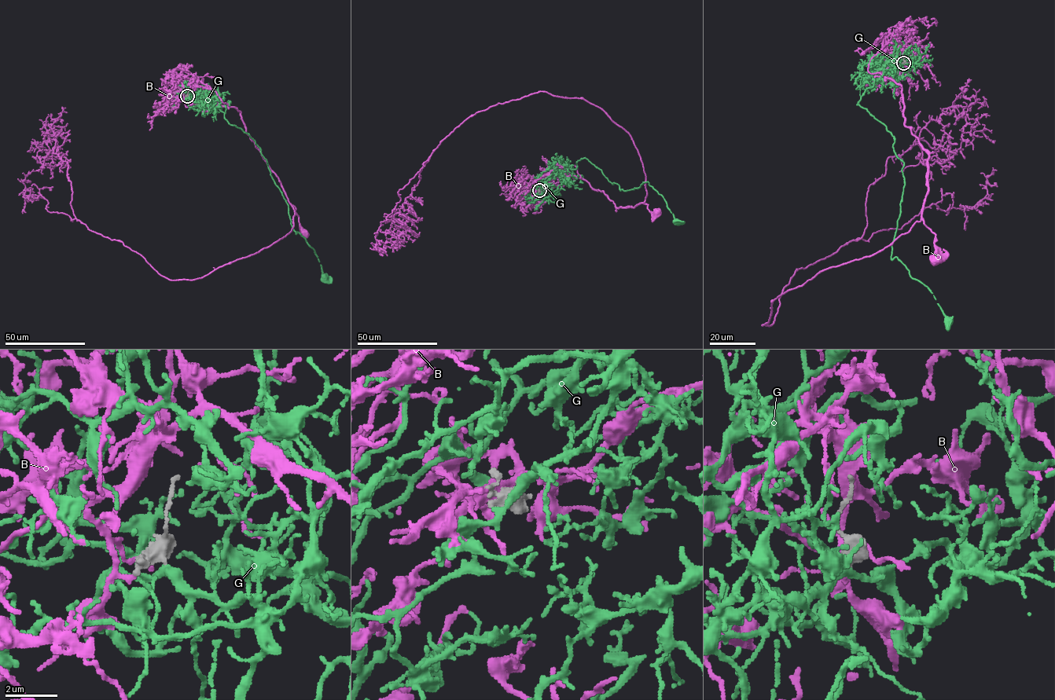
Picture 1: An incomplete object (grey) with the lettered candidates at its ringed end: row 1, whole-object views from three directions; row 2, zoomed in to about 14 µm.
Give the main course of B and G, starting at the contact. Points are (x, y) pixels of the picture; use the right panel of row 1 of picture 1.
B: (903, 64), (902, 50), (883, 76), (902, 87), (904, 124), (928, 155), (921, 219), (935, 234), (935, 261)
G: (903, 63), (874, 65), (858, 104), (904, 163), (891, 258), (947, 321)

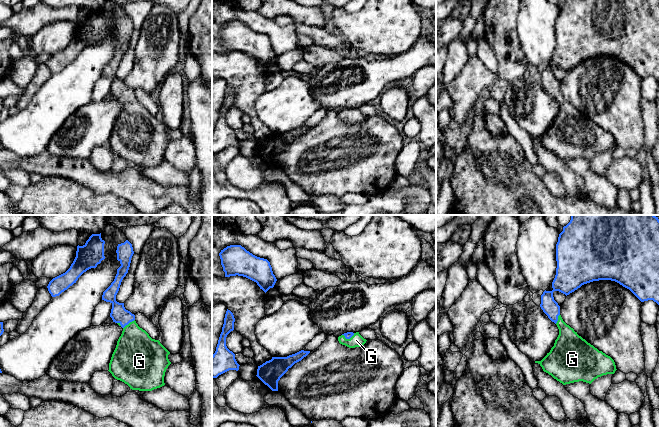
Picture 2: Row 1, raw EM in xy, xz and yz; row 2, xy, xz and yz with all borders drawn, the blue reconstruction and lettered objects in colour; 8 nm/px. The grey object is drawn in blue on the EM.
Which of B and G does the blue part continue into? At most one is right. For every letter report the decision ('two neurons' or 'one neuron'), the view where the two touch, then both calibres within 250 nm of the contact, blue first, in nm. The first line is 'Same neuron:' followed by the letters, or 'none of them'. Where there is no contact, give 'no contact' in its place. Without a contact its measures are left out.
Same neuron: G
B: two neurons | no contact
G: one neuron | xy | 140/340 nm

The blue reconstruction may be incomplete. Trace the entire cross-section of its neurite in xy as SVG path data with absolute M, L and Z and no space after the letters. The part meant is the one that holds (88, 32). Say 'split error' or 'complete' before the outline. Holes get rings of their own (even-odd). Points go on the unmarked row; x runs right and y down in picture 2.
complete; M92 10L83 22L77 22L76 33L70 44L63 50L53 54L47 64L52 73L59 72L72 62L87 46L96 44L104 32L105 17L100 10Z

